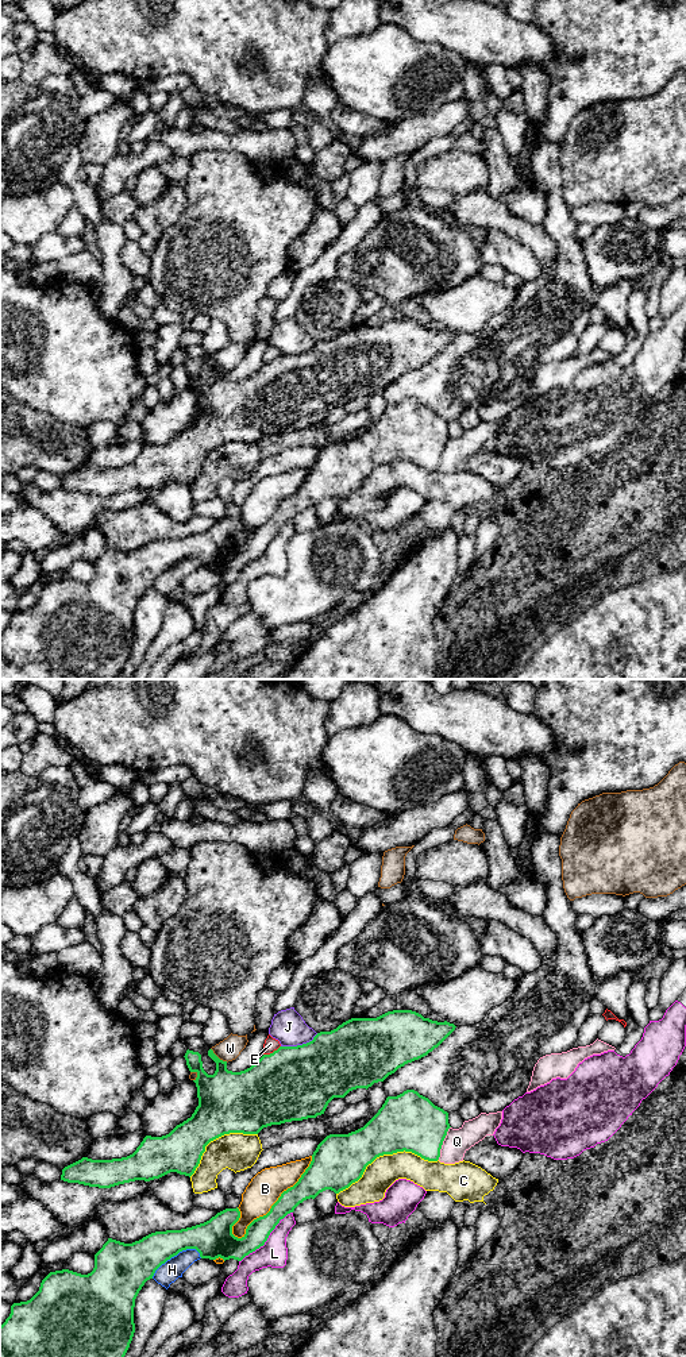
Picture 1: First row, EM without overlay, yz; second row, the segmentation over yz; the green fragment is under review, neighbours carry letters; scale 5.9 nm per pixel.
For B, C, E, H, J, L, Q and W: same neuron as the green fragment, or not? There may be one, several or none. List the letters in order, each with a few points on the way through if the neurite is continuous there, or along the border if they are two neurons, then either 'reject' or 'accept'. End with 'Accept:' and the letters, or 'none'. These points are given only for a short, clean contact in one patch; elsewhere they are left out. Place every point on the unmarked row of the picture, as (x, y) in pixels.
B: reject
C: reject
E: reject
H: reject
J: accept
L: reject
Q: border along yz (450, 435), (438, 467); reject
W: reject
Accept: J

